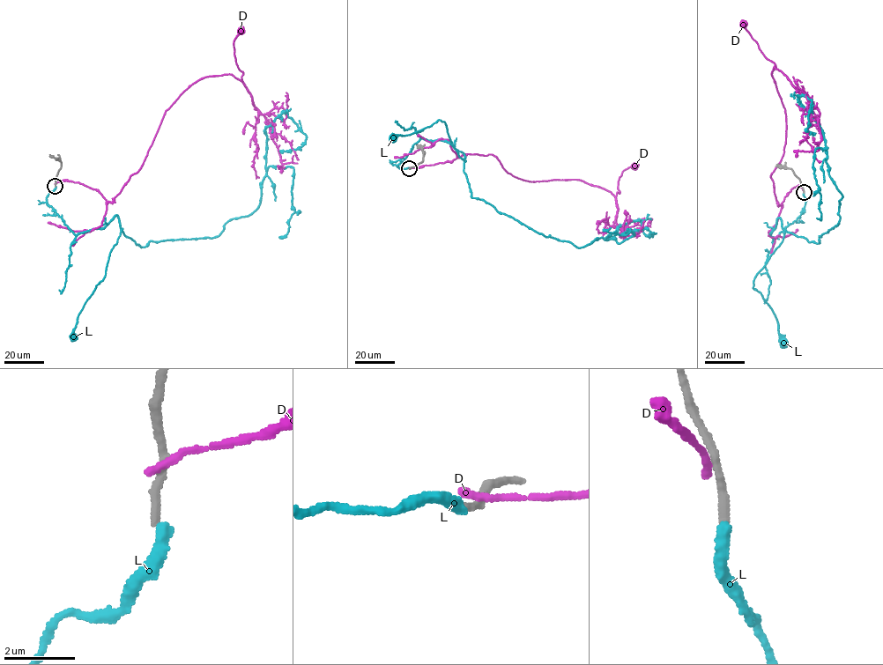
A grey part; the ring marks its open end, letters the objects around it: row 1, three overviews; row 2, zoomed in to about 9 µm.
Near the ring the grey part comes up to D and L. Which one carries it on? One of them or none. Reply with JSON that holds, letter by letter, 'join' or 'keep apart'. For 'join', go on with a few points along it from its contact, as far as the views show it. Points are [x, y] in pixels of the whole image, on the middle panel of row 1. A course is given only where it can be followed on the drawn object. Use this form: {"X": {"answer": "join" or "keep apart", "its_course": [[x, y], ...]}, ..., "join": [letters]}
{"D": {"answer": "keep apart"}, "L": {"answer": "keep apart"}, "join": []}

